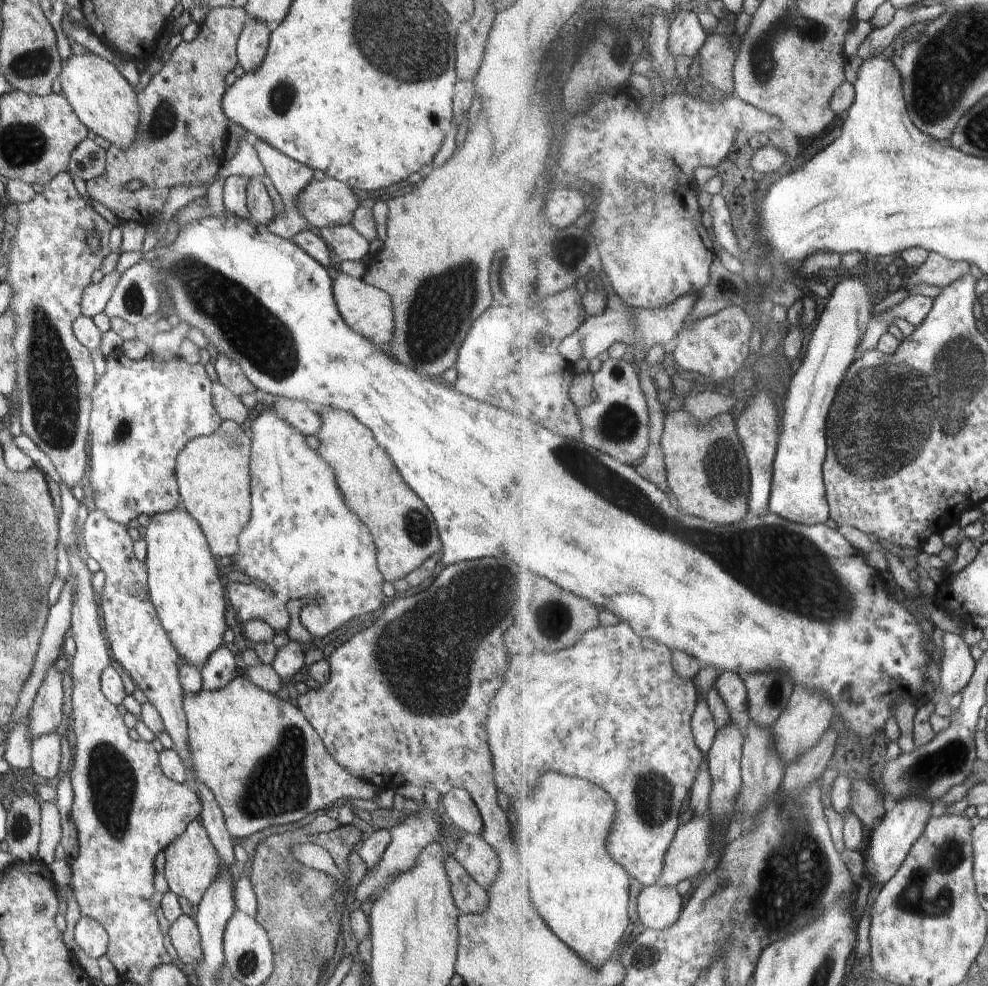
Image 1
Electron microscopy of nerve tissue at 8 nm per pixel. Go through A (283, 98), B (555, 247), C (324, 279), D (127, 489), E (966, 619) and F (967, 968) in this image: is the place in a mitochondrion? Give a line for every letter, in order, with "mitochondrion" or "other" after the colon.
A: mitochondrion
B: mitochondrion
C: other
D: other
E: other
F: other

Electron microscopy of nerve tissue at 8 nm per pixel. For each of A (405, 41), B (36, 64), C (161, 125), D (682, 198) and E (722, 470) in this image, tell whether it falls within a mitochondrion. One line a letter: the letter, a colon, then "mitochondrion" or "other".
A: mitochondrion
B: mitochondrion
C: mitochondrion
D: other
E: mitochondrion

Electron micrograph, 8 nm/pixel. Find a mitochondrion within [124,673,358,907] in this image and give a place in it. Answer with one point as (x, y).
(268, 790)

